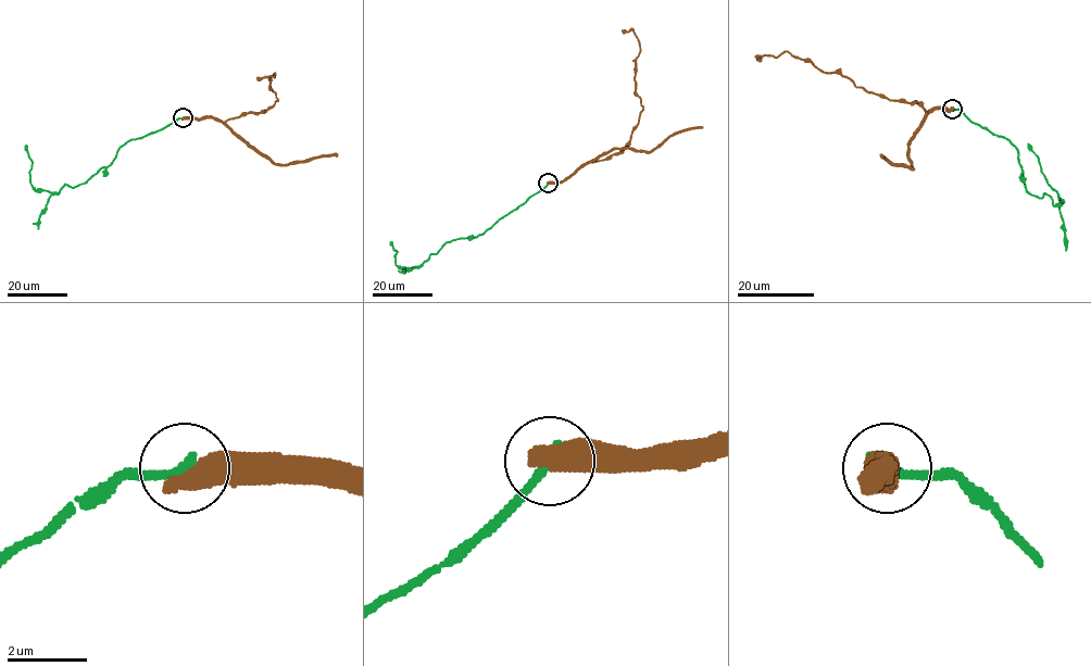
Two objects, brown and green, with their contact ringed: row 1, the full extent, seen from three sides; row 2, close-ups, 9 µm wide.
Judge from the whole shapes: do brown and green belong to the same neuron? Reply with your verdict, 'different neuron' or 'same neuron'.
different neuron

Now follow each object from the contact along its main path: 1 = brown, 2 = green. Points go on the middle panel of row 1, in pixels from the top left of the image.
1: (549, 183), (617, 154), (630, 139), (642, 108), (636, 91), (640, 50), (635, 33), (623, 33)
2: (549, 183), (484, 233), (446, 243), (421, 265), (397, 265), (397, 251), (391, 241)

